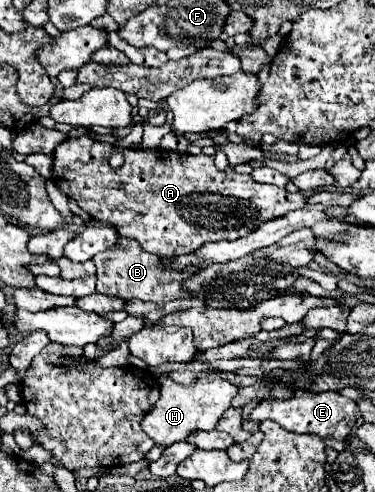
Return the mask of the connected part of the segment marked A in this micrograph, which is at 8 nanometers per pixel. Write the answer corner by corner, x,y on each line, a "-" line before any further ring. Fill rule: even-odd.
89,136
67,138
53,152
53,176
51,180
73,198
93,220
119,226
119,234
125,238
135,238
143,250
157,254
159,258
177,258
185,254
193,254
207,242
217,240
237,240
241,236
251,234
263,222
279,218
287,212
301,210
307,206
307,198
303,192
287,192
285,188
259,184
251,174
239,174
233,168
219,170
215,166
213,156
191,156
179,152
167,152
163,148
157,150
131,150
117,148
107,142
91,140
-
113,152
121,152
125,162
121,168
113,168
109,164
109,156

